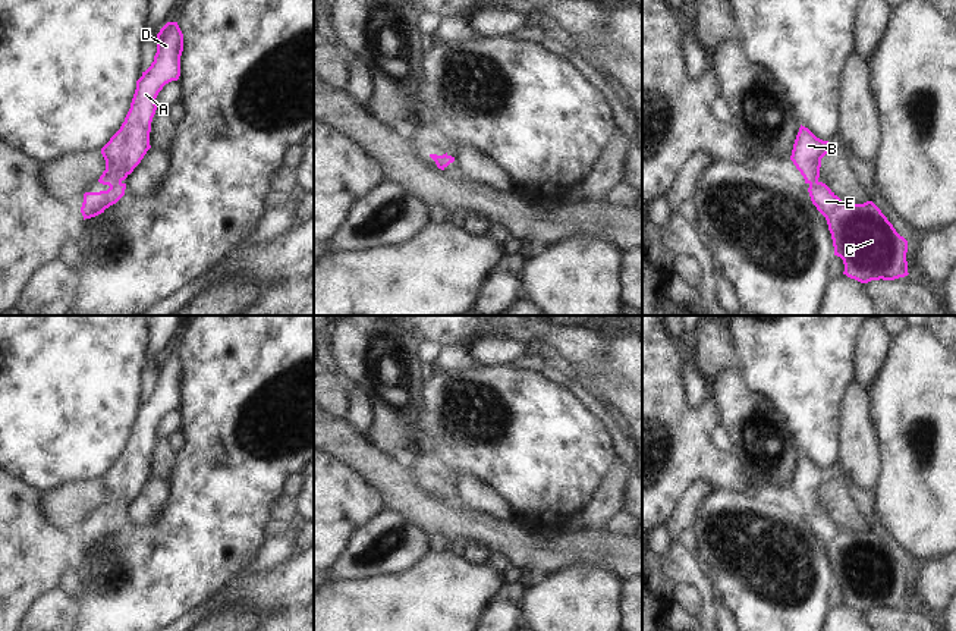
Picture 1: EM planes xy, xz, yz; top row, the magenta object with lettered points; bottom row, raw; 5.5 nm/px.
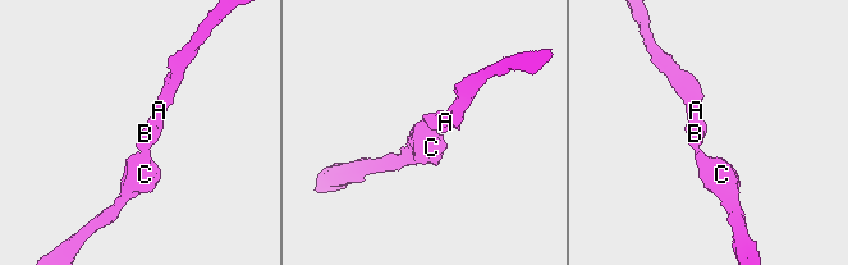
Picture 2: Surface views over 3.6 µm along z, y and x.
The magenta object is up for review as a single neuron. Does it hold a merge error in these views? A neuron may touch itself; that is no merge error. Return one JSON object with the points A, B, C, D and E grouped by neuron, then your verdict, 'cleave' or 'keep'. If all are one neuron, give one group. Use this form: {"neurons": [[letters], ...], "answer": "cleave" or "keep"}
{"neurons": [["A", "B", "C", "D", "E"]], "answer": "keep"}

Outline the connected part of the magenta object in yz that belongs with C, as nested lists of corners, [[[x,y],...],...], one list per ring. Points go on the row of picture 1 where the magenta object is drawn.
[[[801,125],[790,160],[809,185],[812,204],[827,220],[834,255],[845,264],[843,274],[861,283],[908,276],[908,241],[881,210],[872,201],[847,204],[818,180],[821,158],[830,150],[828,141]]]

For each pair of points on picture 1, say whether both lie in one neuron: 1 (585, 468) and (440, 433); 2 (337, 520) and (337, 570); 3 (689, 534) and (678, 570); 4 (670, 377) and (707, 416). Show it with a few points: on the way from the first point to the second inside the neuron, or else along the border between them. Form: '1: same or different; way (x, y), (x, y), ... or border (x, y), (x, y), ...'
1: same; way (549, 454), (534, 443), (484, 443), (477, 438)
2: different; border (354, 531), (349, 548), (330, 568)
3: different; border (678, 540), (689, 551)
4: same; way (670, 391), (670, 395), (694, 416)

